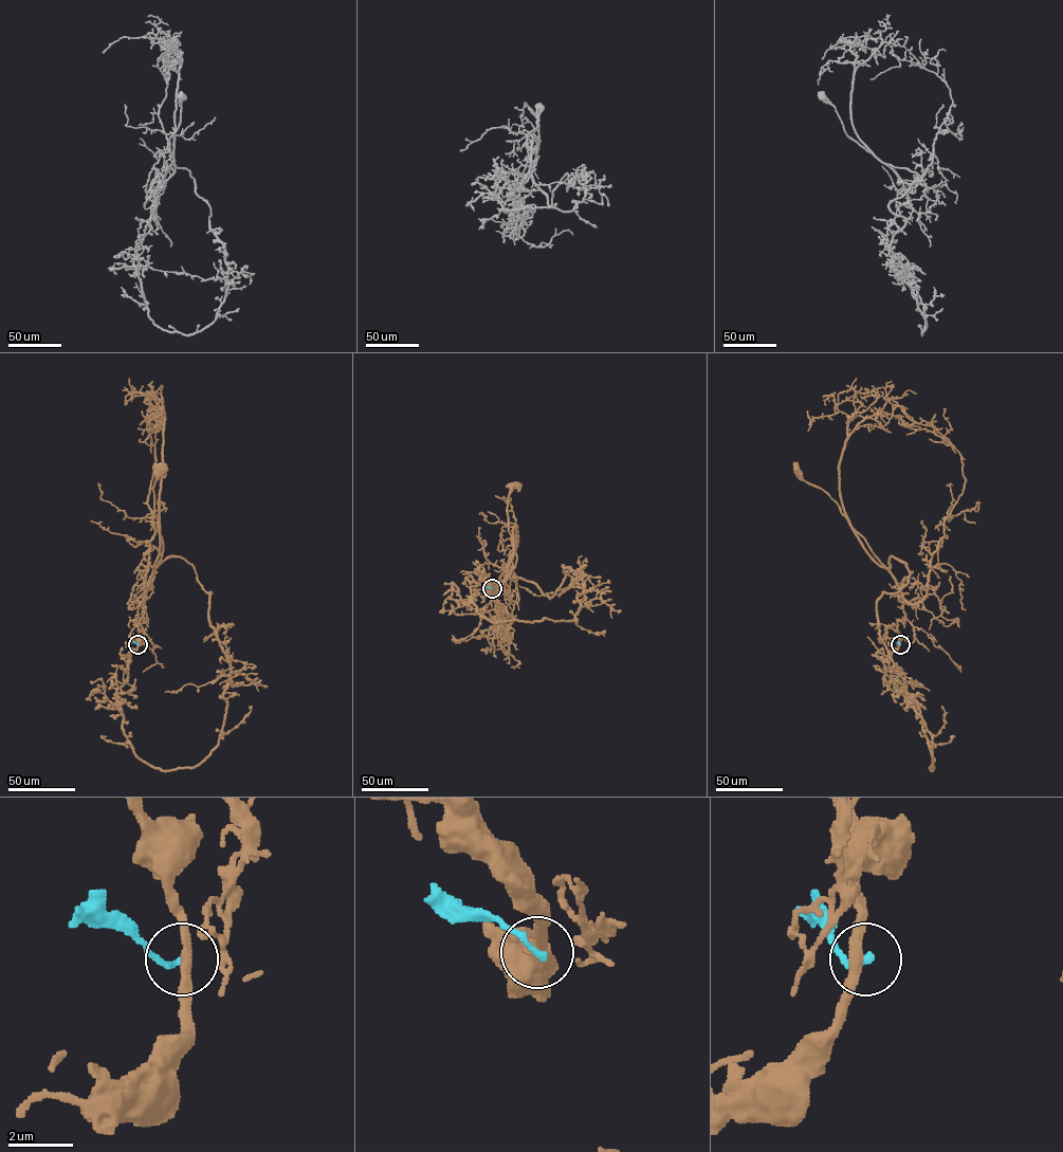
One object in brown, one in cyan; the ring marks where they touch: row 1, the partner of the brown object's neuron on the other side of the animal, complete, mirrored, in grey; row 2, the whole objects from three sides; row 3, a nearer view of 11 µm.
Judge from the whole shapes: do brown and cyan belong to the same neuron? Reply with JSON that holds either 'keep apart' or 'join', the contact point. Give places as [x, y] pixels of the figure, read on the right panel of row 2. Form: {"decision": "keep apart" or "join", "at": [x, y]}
{"decision": "keep apart", "at": [900, 644]}

